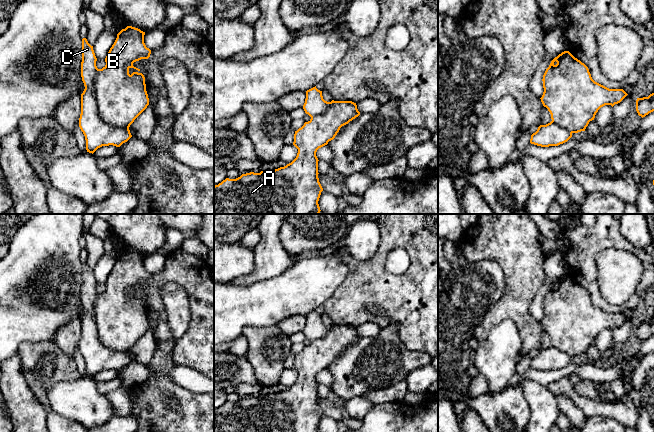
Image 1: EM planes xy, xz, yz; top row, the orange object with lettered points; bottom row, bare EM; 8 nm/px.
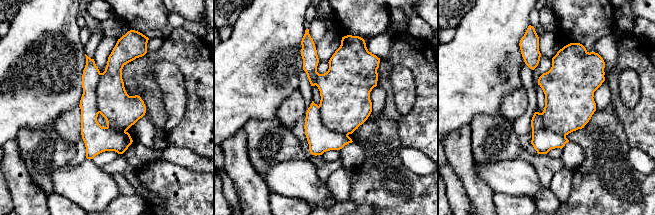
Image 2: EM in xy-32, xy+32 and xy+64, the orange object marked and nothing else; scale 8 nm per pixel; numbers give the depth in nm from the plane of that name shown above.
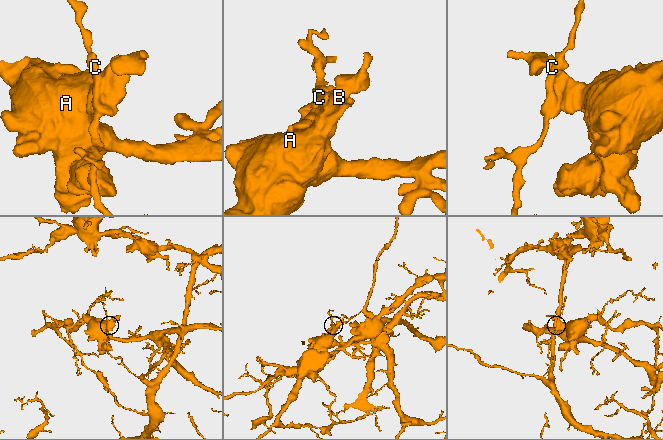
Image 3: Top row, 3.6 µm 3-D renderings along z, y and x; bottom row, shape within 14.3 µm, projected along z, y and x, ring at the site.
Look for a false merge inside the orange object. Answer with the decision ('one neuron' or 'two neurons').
two neurons

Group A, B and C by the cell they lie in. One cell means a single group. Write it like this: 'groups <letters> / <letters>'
groups A B / C

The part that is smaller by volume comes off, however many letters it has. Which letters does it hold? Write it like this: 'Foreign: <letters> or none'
Foreign: C

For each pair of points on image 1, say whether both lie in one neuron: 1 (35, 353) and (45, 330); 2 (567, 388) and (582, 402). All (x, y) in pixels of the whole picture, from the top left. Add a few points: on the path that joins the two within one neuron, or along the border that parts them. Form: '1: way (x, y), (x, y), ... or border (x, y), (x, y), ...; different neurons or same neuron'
1: border (53, 339), (23, 342), (18, 350); different neurons
2: way (571, 392), (578, 399); same neuron

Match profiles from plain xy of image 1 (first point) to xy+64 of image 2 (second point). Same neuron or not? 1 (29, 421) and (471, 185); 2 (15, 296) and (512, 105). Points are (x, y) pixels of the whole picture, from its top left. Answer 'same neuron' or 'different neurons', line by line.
1: same neuron
2: different neurons

